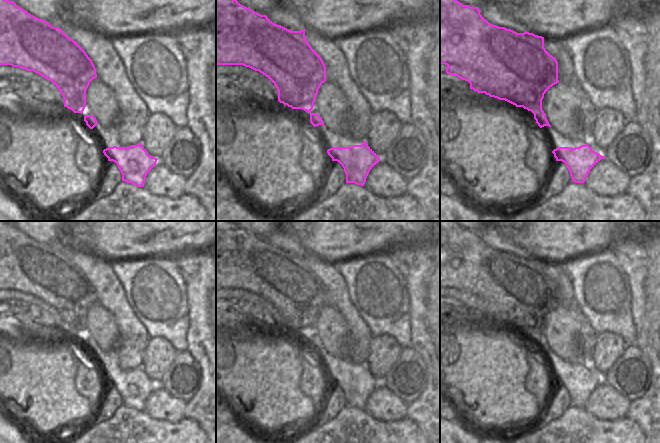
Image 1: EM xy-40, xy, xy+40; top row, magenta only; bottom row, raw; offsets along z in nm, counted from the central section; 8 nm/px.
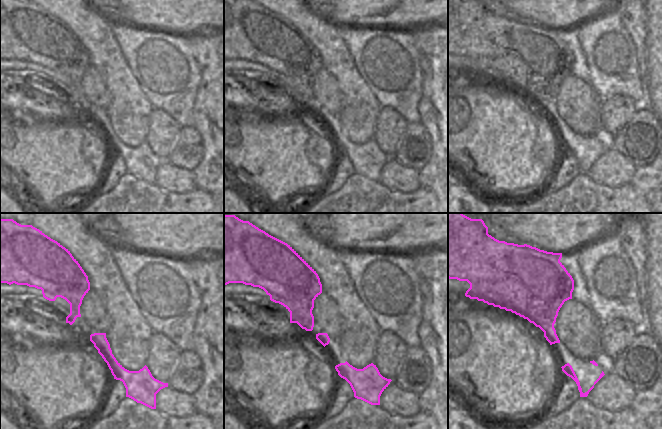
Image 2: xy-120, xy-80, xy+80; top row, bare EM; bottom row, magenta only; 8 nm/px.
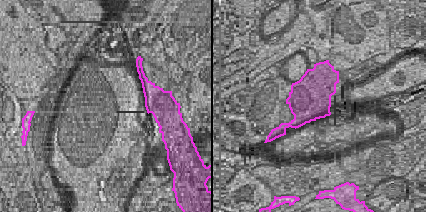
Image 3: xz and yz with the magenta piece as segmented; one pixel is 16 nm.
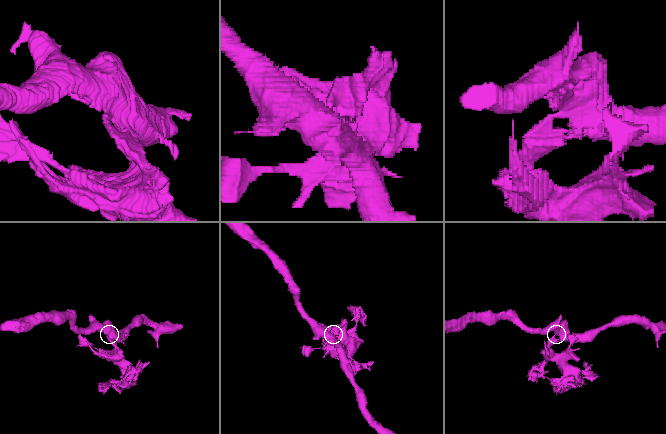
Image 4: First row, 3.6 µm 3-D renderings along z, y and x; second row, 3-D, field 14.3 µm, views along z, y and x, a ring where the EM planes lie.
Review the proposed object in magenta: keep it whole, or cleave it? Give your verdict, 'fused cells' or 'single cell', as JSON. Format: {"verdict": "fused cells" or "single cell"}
{"verdict": "fused cells"}

